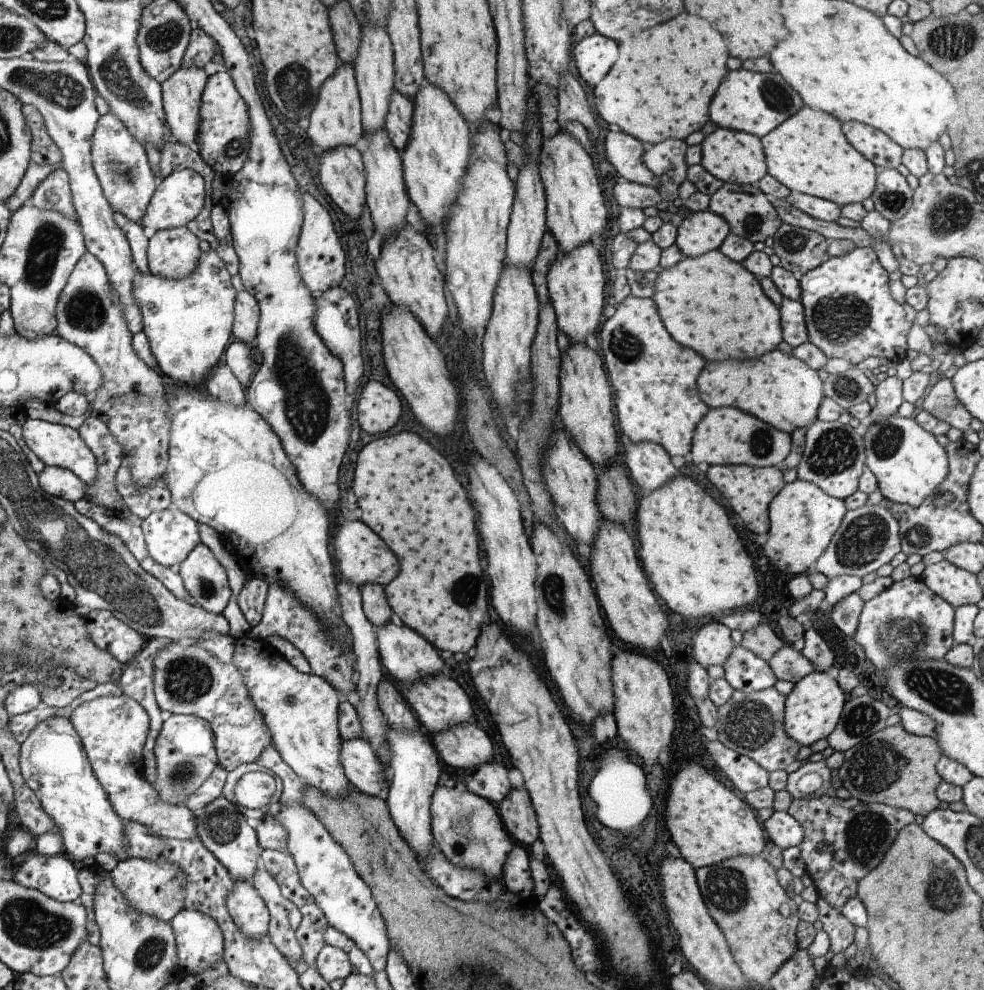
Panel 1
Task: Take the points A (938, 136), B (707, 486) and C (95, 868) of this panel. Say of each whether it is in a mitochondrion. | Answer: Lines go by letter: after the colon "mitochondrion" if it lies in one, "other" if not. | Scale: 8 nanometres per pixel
A: other
B: other
C: other

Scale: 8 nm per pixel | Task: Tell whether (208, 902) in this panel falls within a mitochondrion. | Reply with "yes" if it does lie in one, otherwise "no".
no

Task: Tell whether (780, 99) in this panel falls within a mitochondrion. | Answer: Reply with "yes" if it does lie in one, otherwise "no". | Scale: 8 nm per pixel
yes

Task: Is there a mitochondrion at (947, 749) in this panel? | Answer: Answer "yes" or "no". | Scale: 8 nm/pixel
no

